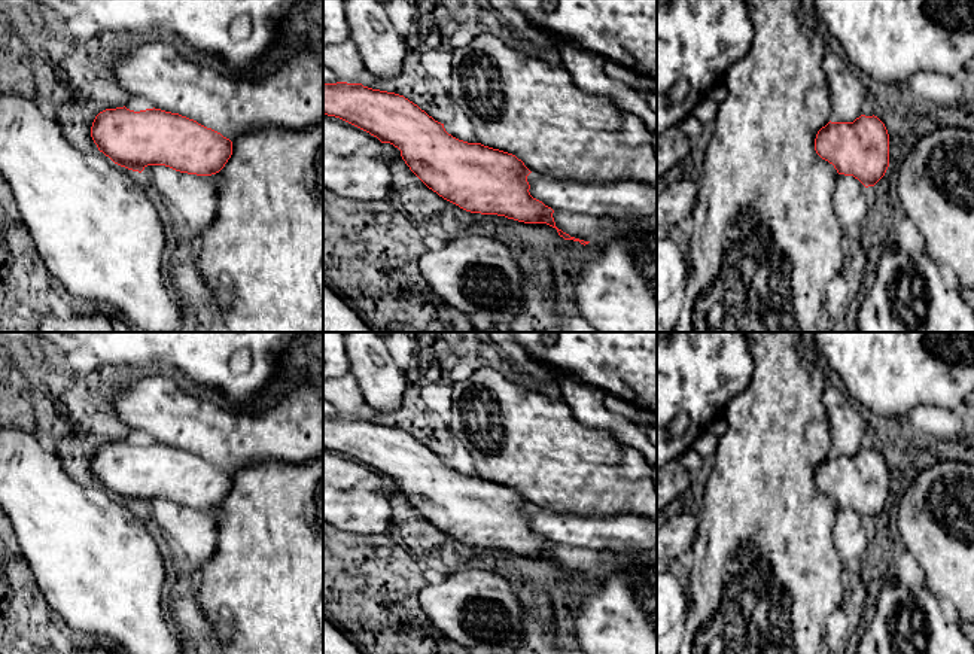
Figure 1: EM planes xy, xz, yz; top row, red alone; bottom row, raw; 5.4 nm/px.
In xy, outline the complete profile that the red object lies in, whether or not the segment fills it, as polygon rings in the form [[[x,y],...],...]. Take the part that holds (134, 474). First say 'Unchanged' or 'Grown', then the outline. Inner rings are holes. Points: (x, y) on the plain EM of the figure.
Unchanged. [[[124,441],[100,445],[91,460],[98,484],[115,498],[141,507],[147,499],[165,499],[180,507],[211,509],[219,507],[232,489],[232,475],[220,466],[179,447],[161,442],[134,445]]]

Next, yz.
Unchanged. [[[861,448],[853,456],[828,456],[815,472],[816,487],[838,508],[874,520],[889,501],[889,468],[877,450]]]

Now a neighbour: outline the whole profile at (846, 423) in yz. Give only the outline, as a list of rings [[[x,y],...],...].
[[[827,384],[822,392],[822,402],[828,414],[831,436],[831,456],[853,456],[862,448],[862,438],[867,422],[861,408],[834,386]]]

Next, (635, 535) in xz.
[[[527,509],[530,529],[553,544],[643,556],[657,547],[657,518],[637,514],[581,515]]]

